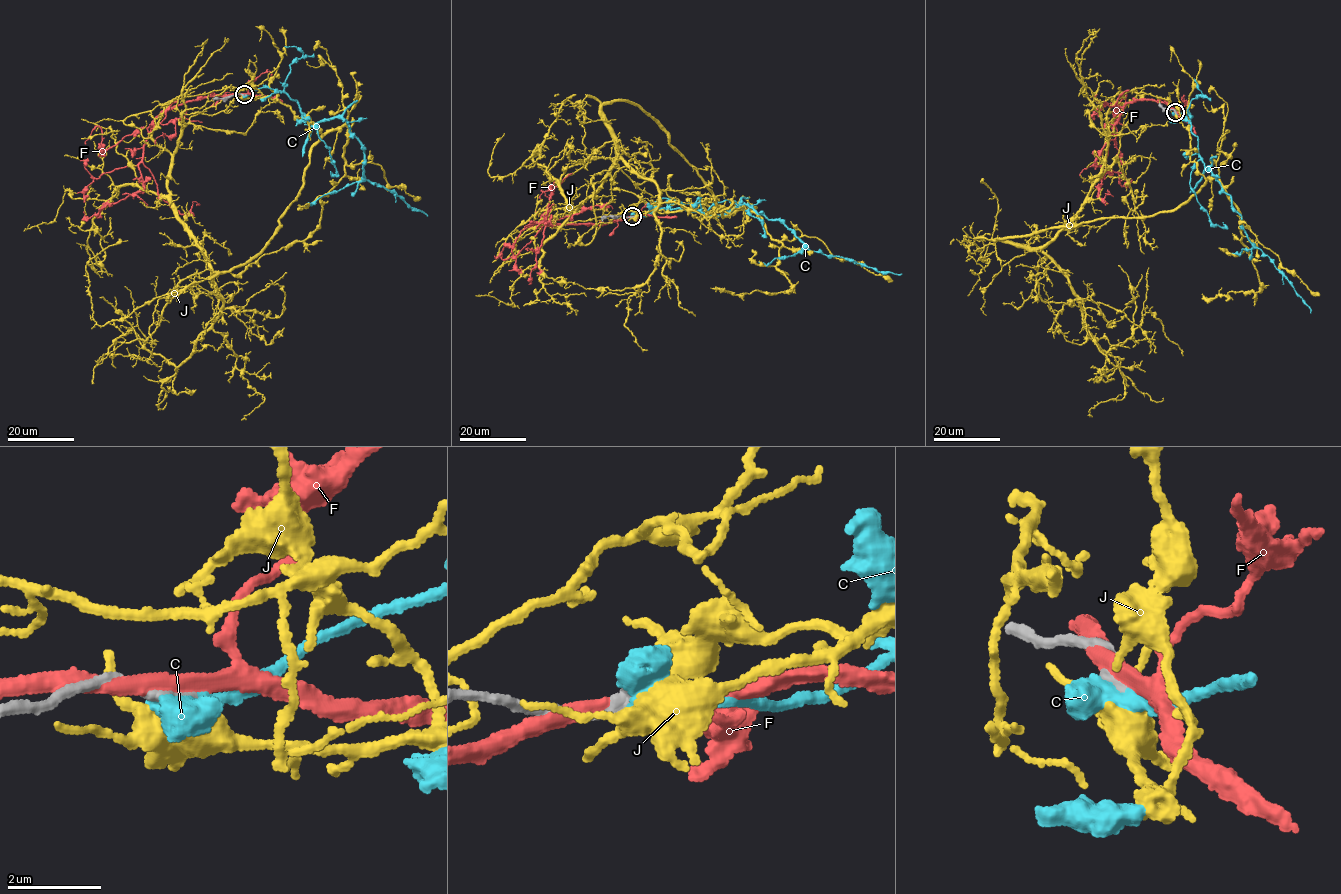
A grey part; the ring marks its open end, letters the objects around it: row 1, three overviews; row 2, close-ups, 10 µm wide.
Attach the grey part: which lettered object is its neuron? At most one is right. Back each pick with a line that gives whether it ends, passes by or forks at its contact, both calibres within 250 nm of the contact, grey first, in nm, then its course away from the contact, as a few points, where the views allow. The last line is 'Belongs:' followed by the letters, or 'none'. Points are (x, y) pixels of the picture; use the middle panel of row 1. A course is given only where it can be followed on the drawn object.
C: It ends there. Thickness 260 nm (grey) against 700 nm. Its course: (632, 216), (682, 208), (717, 215), (743, 204), (780, 221), (809, 249), (902, 274)
Belongs: C

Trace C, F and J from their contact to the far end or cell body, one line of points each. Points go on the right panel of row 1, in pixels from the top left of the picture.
C: (1175, 112), (1186, 112), (1205, 167), (1211, 167), (1230, 196), (1248, 240), (1269, 256), (1311, 312)
F: (1175, 111), (1158, 100), (1145, 98), (1123, 108), (1095, 162), (1108, 172), (1116, 172), (1122, 186), (1131, 179)
J: (1176, 113), (1199, 192), (994, 240), (1048, 244), (1104, 164), (1107, 111), (1131, 91), (1170, 106), (1174, 91)

